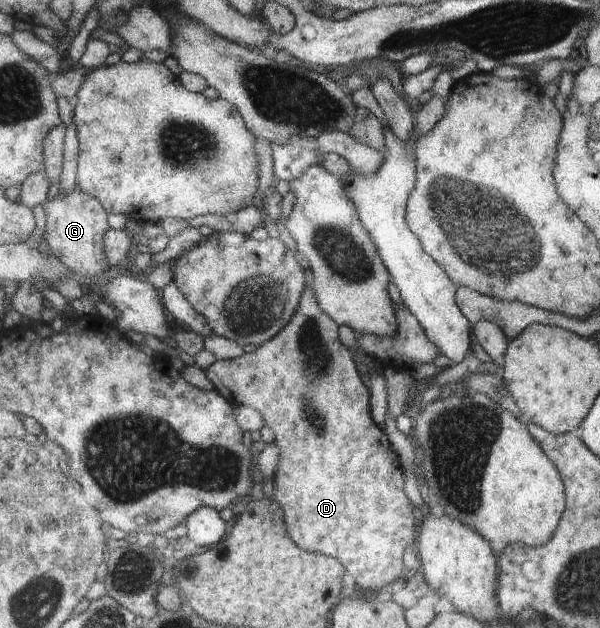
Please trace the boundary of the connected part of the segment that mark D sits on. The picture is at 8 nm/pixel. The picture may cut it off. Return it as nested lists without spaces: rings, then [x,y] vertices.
[[[306,286],[298,311],[295,312],[290,323],[273,340],[269,340],[266,344],[261,344],[255,351],[243,354],[241,357],[216,360],[205,370],[207,377],[213,382],[215,390],[222,394],[223,397],[226,397],[231,405],[238,407],[244,405],[261,411],[267,427],[273,429],[273,433],[277,437],[275,441],[277,441],[279,451],[281,451],[281,459],[279,459],[277,473],[275,473],[275,485],[277,485],[275,499],[279,501],[279,505],[285,511],[287,529],[289,529],[293,541],[305,551],[317,551],[317,553],[325,553],[329,557],[339,559],[345,565],[347,573],[353,575],[353,579],[357,579],[357,585],[361,589],[365,589],[365,594],[371,593],[371,589],[373,589],[371,595],[386,594],[387,585],[395,583],[405,571],[403,555],[405,555],[407,547],[411,547],[415,543],[415,539],[417,539],[417,533],[415,533],[415,525],[417,523],[415,523],[411,501],[409,501],[409,497],[405,493],[405,475],[403,475],[404,471],[401,469],[401,463],[399,463],[399,455],[393,451],[393,445],[391,445],[387,433],[381,431],[375,425],[375,421],[373,421],[371,409],[369,409],[371,393],[369,393],[369,388],[365,387],[365,383],[361,381],[361,373],[359,373],[357,363],[355,363],[355,353],[346,345],[343,345],[340,339],[340,325],[319,305],[314,289],[311,286]]]

